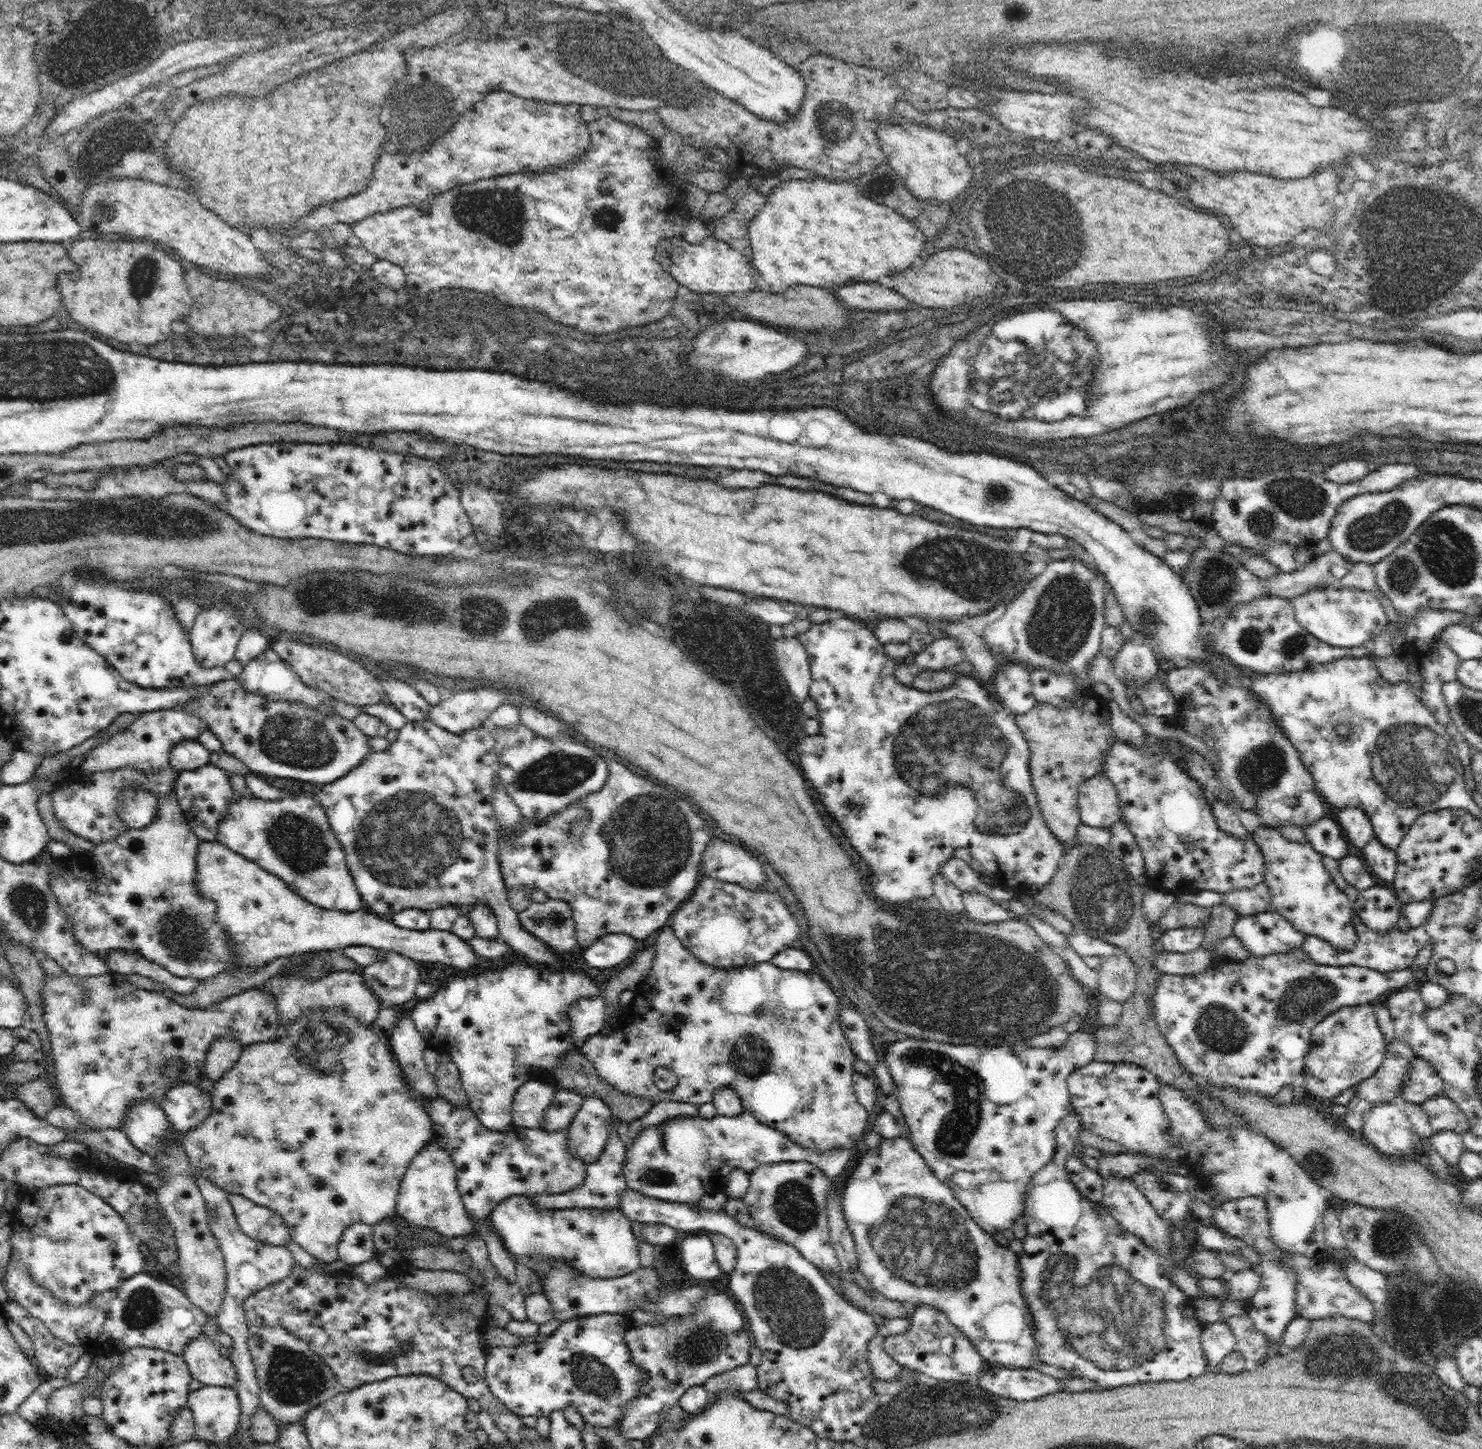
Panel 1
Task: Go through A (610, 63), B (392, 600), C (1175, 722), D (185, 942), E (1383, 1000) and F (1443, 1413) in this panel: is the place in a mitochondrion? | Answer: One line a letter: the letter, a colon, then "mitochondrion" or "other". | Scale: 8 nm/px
A: mitochondrion
B: mitochondrion
C: other
D: mitochondrion
E: other
F: mitochondrion

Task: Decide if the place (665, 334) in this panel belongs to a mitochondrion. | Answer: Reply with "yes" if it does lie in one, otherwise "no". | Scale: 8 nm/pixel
yes

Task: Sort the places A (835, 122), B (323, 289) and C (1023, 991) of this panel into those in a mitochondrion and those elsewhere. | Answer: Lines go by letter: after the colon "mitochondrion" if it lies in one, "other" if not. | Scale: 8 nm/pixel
A: mitochondrion
B: mitochondrion
C: mitochondrion

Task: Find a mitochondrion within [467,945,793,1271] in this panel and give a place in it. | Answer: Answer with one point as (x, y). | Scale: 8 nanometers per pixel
(751, 1057)

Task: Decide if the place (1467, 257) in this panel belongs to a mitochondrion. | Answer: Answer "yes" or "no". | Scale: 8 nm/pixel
yes

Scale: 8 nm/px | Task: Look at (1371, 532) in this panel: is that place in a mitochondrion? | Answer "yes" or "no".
yes

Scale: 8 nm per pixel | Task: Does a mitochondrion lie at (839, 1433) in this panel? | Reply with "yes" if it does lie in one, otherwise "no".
no

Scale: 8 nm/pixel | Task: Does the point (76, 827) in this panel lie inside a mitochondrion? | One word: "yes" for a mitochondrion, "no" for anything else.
no

